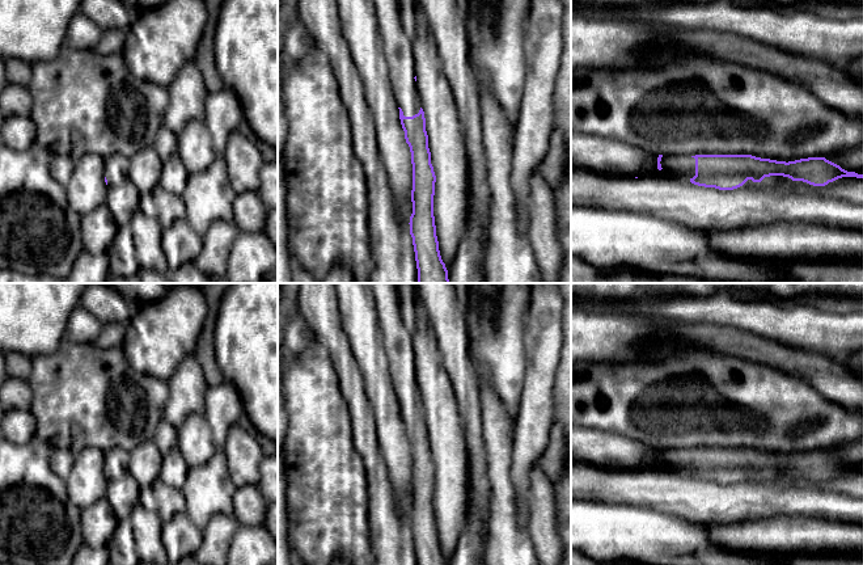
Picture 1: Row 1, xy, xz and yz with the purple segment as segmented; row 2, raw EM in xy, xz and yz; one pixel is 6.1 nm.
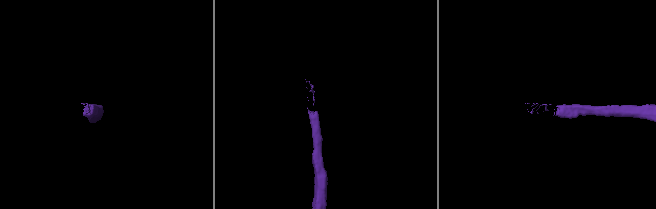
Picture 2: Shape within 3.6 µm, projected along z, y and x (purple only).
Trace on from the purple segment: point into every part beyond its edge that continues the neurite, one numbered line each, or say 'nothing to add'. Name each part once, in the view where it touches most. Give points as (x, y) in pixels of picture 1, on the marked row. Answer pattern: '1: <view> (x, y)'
1: xz (397, 47)

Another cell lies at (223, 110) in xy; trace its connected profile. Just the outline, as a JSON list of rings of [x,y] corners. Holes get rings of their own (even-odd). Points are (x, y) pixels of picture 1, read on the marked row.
[[[225,87],[215,93],[208,92],[204,122],[217,156],[224,153],[229,135],[242,119],[241,104],[232,89]]]

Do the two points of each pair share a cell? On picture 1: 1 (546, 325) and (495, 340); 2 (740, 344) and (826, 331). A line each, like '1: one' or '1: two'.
1: two
2: two

